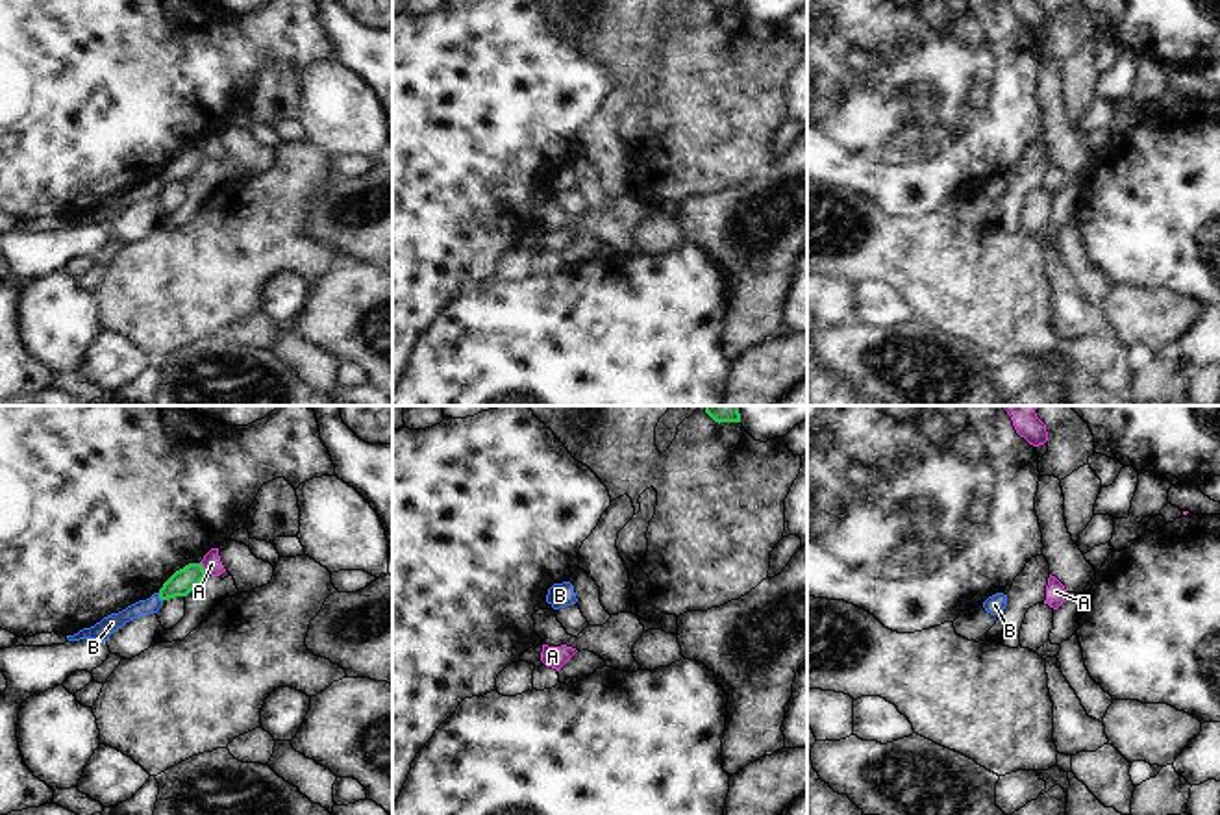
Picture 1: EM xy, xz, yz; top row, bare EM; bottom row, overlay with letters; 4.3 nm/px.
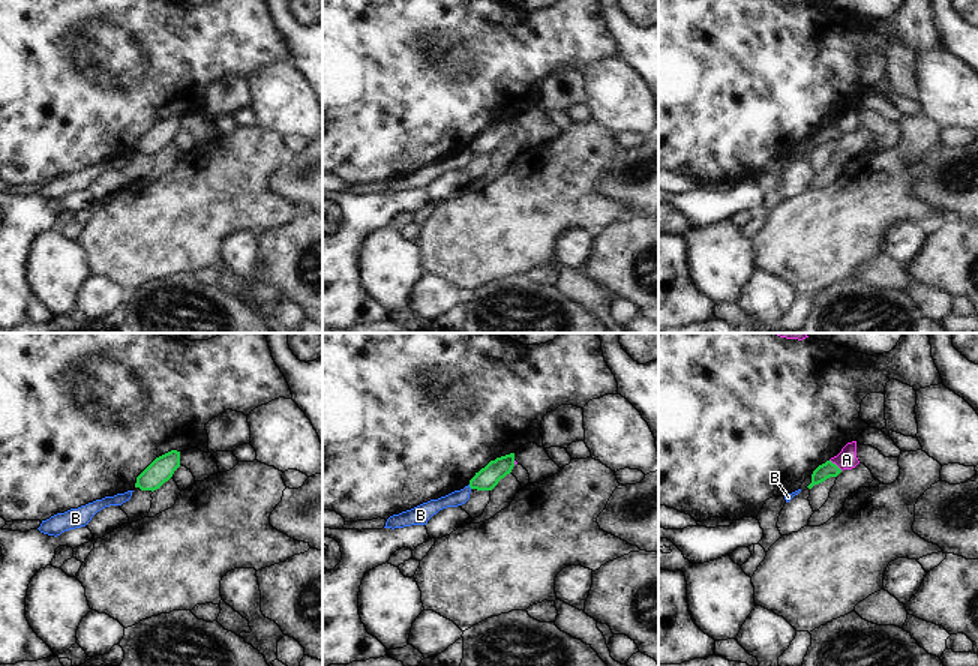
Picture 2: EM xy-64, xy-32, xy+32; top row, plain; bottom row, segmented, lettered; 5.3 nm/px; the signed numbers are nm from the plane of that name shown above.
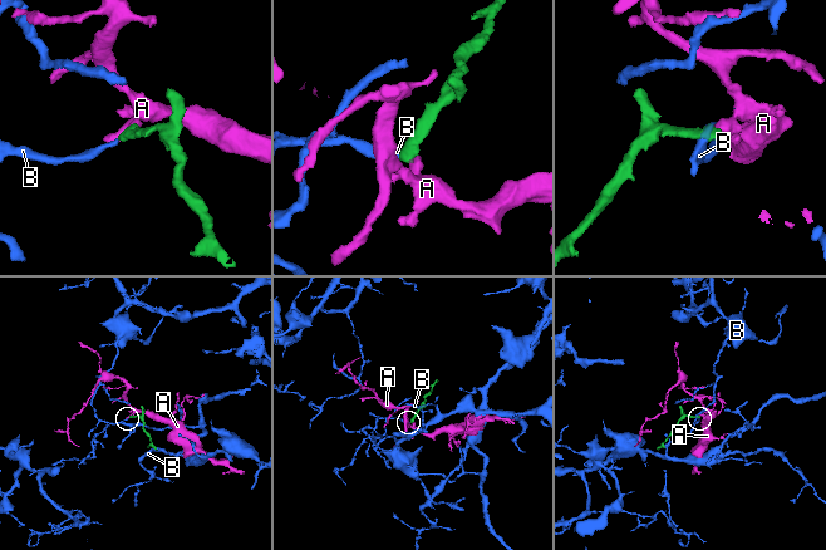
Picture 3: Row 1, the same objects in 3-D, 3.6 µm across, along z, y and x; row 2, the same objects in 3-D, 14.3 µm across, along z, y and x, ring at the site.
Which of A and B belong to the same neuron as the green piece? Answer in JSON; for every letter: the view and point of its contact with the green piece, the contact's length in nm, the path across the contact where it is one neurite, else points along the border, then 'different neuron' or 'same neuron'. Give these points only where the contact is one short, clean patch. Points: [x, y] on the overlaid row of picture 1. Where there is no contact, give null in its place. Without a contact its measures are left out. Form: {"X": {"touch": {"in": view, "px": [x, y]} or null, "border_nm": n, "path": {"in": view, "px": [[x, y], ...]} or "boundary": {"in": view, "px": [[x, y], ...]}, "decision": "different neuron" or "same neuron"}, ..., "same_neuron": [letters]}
{"A": {"touch": {"in": "xy", "px": [202, 567]}, "border_nm": 70, "boundary": {"in": "xy", "px": [[200, 562], [208, 573]]}, "decision": "different neuron"}, "B": {"touch": {"in": "xy", "px": [160, 597]}, "border_nm": 40, "boundary": {"in": "xy", "px": [[158, 593], [161, 601]]}, "decision": "different neuron"}, "same_neuron": []}

